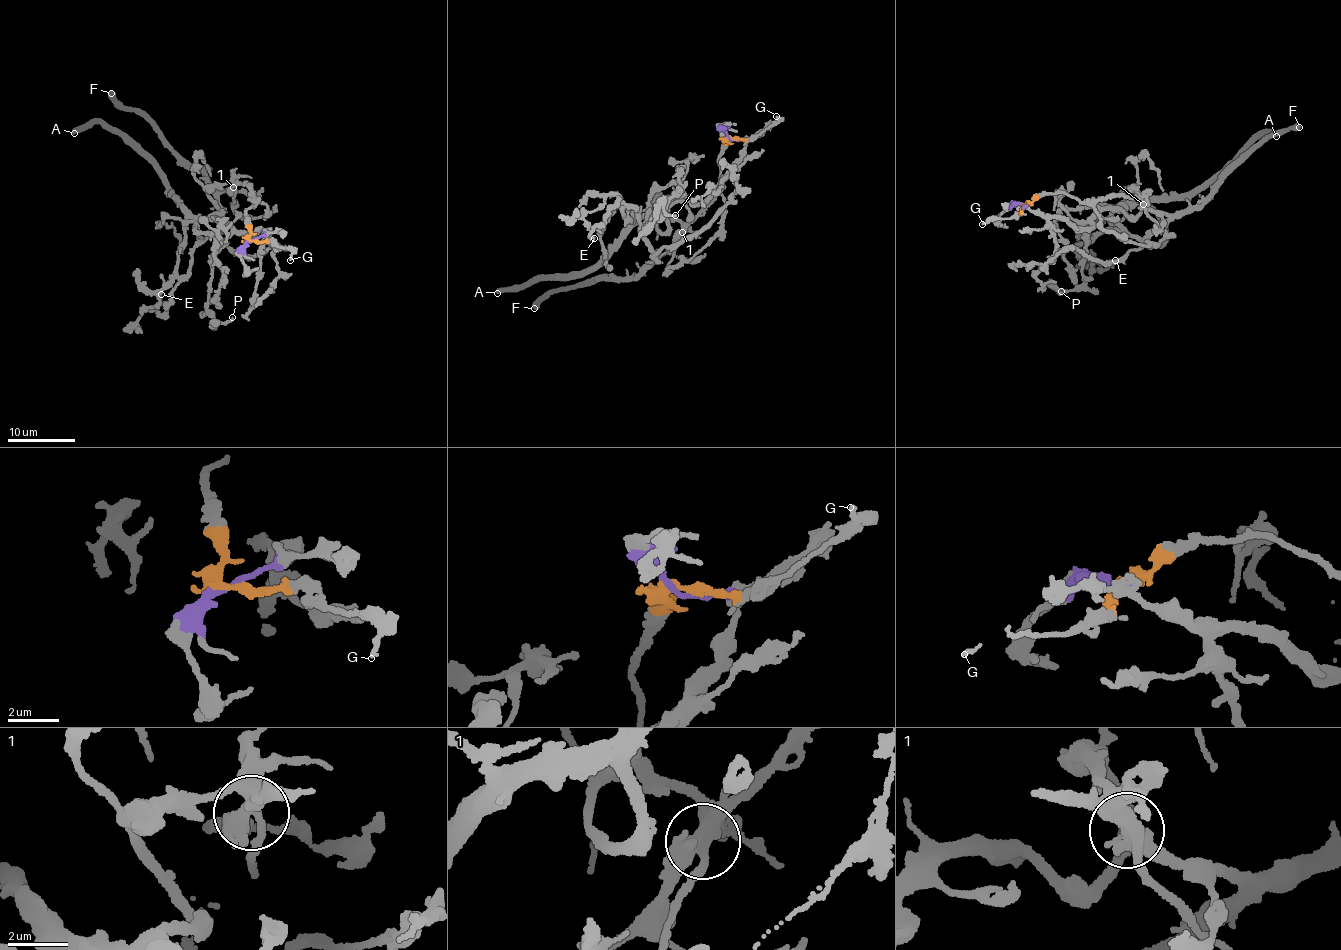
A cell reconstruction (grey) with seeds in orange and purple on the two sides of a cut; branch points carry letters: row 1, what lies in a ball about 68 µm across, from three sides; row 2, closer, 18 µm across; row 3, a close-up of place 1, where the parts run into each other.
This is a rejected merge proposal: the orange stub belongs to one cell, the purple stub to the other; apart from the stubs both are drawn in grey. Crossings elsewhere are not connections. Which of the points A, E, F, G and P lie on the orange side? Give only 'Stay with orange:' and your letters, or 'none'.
Stay with orange: E, F, G

